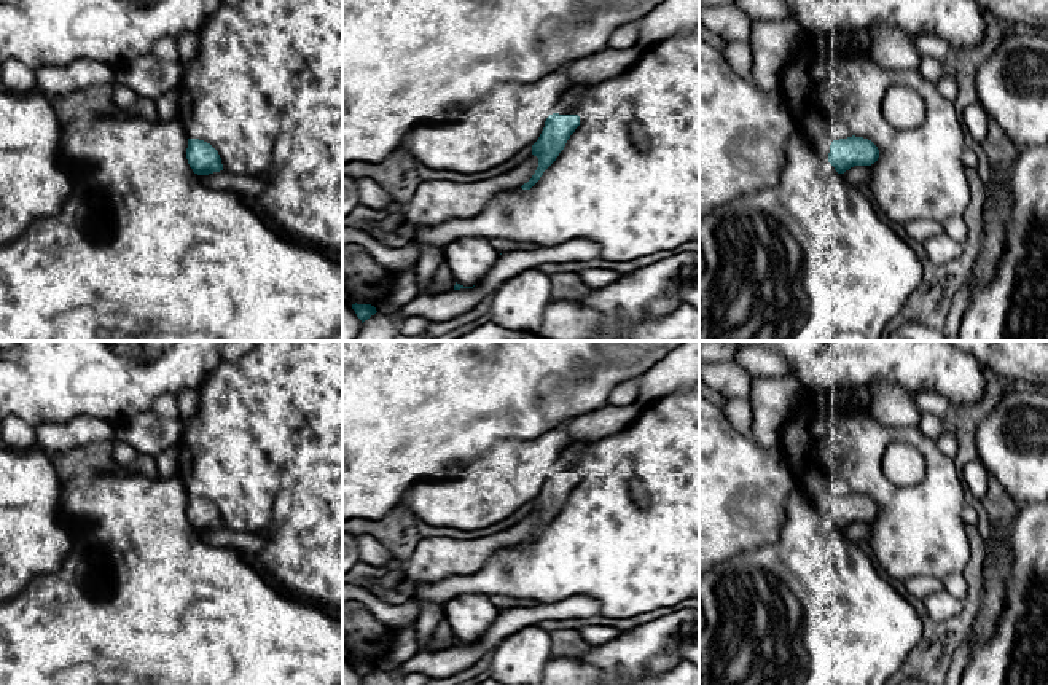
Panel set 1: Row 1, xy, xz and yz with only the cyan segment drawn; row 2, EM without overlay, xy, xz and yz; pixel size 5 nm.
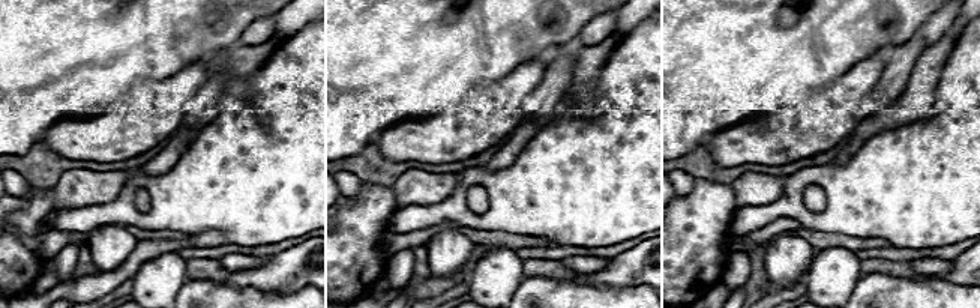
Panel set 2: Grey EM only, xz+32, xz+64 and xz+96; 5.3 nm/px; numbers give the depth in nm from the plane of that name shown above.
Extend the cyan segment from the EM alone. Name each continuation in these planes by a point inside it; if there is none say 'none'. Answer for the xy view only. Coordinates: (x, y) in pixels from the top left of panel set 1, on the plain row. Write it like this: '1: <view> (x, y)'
none

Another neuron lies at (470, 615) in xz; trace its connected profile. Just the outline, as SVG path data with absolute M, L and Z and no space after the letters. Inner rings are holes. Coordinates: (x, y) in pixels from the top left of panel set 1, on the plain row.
M462 594L444 604L444 618L463 644L479 640L500 610L483 594Z

